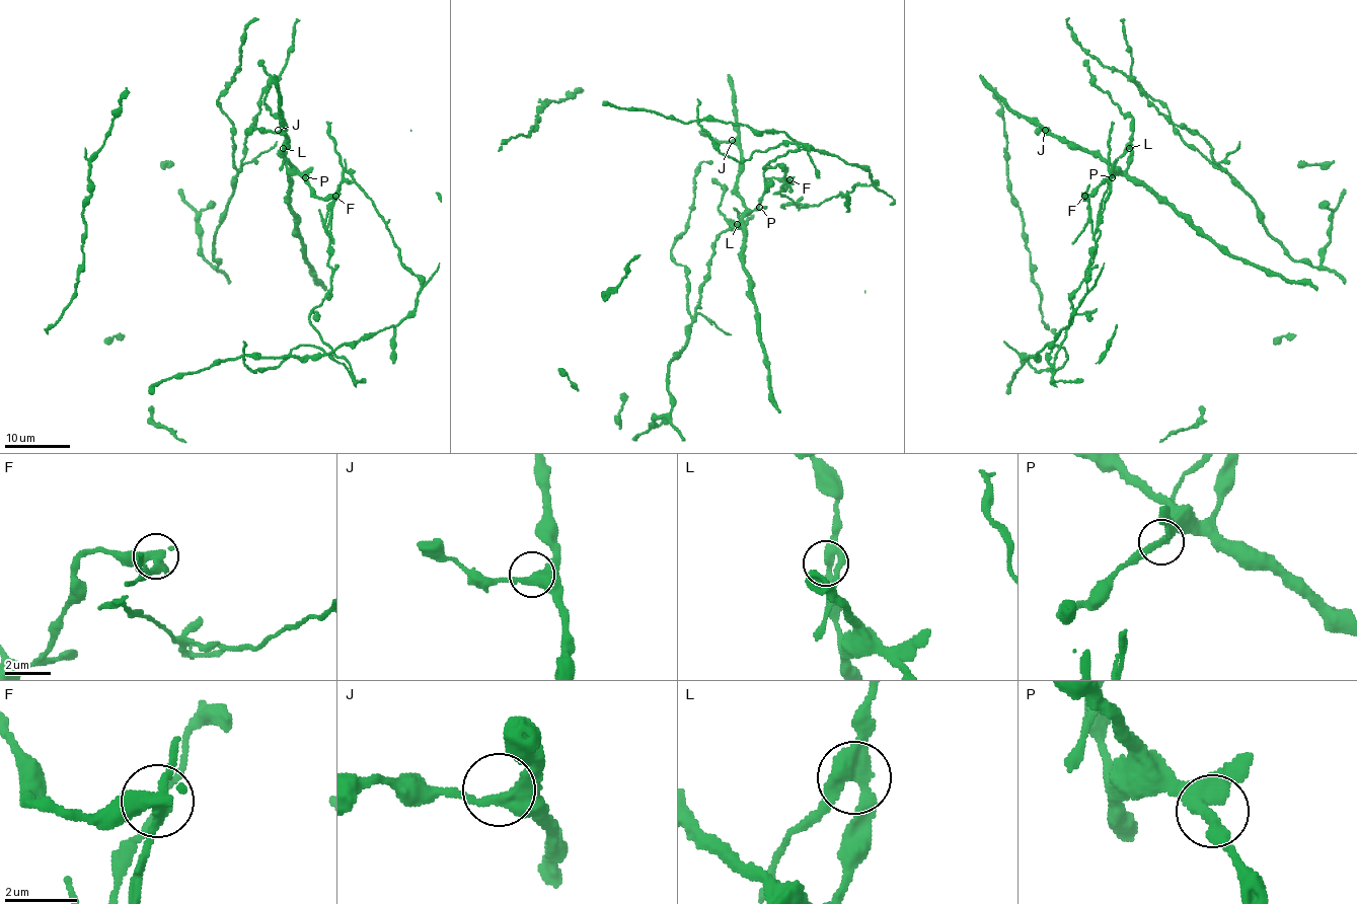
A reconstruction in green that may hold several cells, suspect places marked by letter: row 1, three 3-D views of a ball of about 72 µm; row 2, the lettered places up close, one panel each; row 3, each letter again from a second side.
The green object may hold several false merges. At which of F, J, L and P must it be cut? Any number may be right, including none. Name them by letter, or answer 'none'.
F

